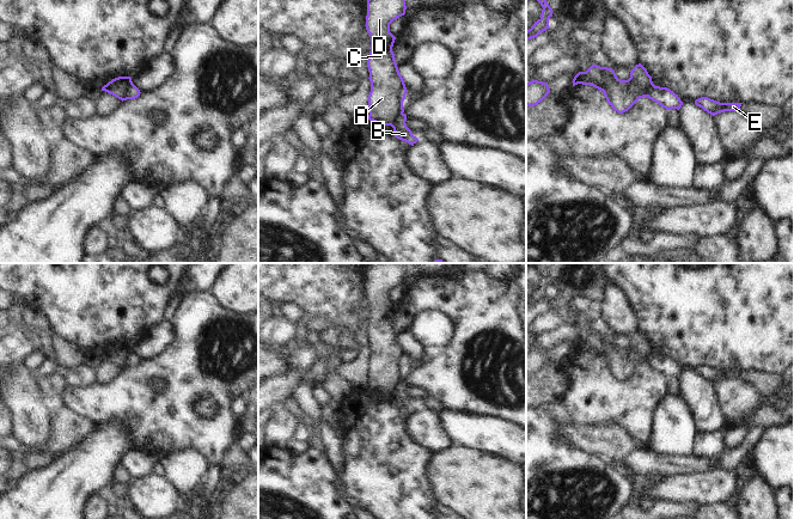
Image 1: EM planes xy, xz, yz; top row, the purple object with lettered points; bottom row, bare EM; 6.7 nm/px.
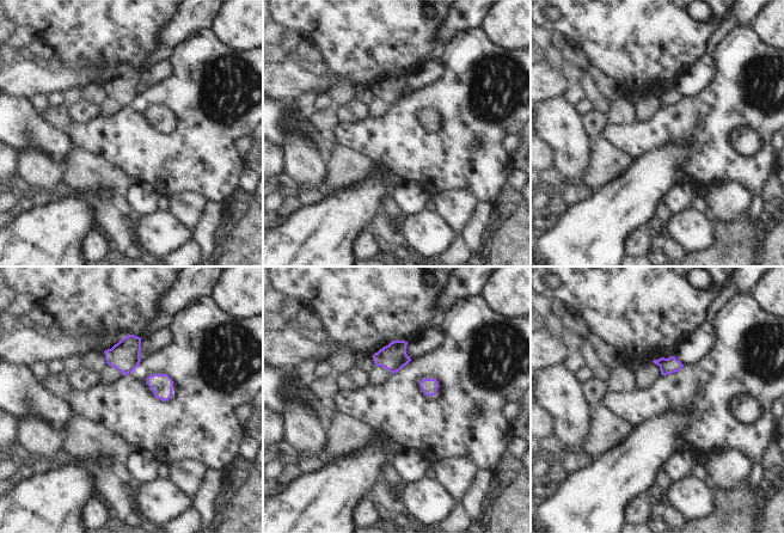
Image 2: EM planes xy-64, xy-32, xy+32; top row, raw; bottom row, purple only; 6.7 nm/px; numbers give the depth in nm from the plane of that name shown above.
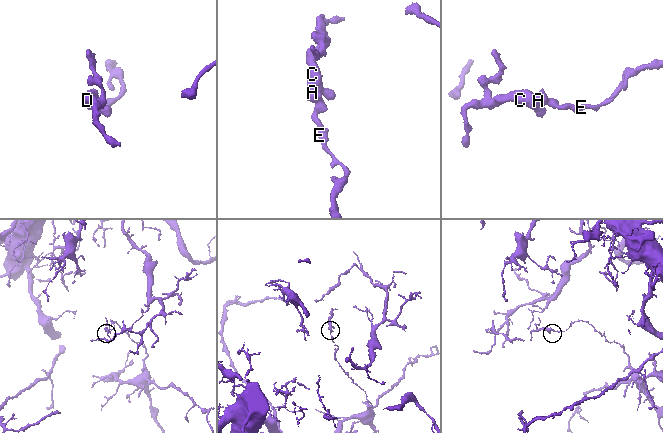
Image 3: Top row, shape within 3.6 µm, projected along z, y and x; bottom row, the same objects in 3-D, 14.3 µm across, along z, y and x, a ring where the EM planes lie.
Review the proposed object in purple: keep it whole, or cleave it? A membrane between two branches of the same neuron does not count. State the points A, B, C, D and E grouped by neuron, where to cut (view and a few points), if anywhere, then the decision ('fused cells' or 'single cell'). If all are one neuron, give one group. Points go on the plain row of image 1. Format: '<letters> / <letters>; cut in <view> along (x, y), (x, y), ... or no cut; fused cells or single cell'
A C D / B E; cut in xy along (132, 349), (124, 367); fused cells

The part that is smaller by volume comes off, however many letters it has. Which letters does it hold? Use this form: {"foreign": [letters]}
{"foreign": ["A", "C", "D"]}

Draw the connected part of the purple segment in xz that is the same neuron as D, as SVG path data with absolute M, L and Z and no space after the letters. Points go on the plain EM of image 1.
M372 263L367 268L366 298L371 304L371 319L367 328L371 349L368 387L381 393L391 393L404 380L403 368L408 359L392 319L396 305L390 300L390 292L404 283L405 277L405 263Z

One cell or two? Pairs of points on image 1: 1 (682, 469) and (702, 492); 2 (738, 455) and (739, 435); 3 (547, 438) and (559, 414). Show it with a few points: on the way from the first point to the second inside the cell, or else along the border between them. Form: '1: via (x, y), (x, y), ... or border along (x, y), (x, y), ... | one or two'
1: border along (713, 469), (706, 472), (678, 474), (665, 477) | two
2: border along (749, 431), (739, 445), (726, 447) | two
3: border along (544, 405), (562, 426) | two

